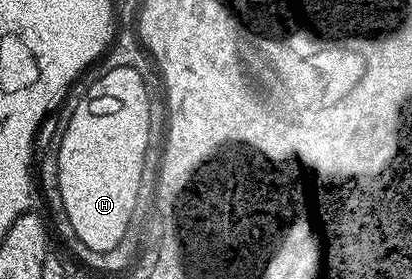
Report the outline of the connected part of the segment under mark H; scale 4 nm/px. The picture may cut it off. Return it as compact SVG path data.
M117 66L115 71L110 71L109 77L105 77L105 81L101 81L101 85L97 85L97 89L93 89L93 93L89 93L89 97L85 97L85 101L81 101L81 109L77 109L77 117L73 117L73 125L69 125L68 135L63 134L59 142L57 186L61 192L60 208L62 210L65 209L65 217L69 220L68 228L91 251L109 251L111 247L115 247L120 239L123 238L128 220L131 218L131 211L134 210L135 205L138 203L133 197L133 193L137 193L137 173L141 173L141 154L147 144L145 91L141 86L139 71L130 71L128 67Z

